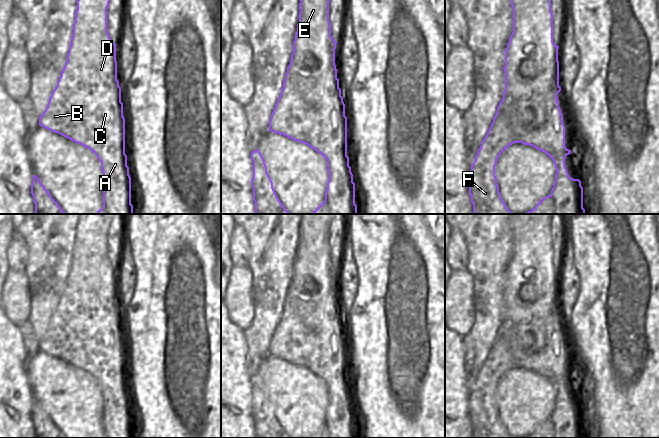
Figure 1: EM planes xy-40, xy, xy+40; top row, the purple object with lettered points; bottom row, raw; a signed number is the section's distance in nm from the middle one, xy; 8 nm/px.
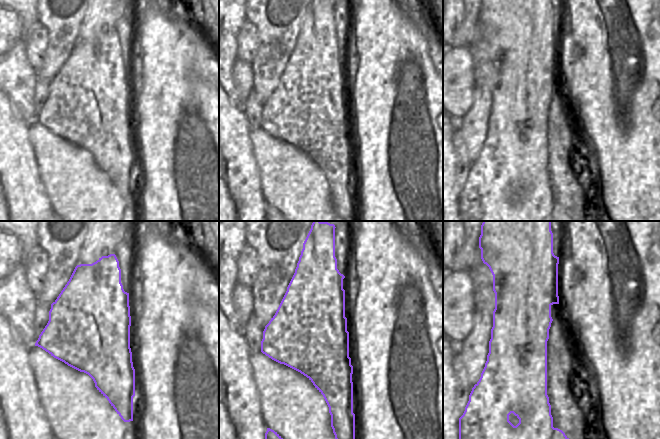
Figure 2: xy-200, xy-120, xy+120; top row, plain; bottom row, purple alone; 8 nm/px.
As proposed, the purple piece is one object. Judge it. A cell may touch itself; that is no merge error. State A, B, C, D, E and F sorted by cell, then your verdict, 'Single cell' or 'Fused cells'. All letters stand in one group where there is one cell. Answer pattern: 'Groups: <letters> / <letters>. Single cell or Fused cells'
Groups: A B C D E / F. Fused cells.

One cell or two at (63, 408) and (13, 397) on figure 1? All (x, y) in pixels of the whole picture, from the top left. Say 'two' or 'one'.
two

